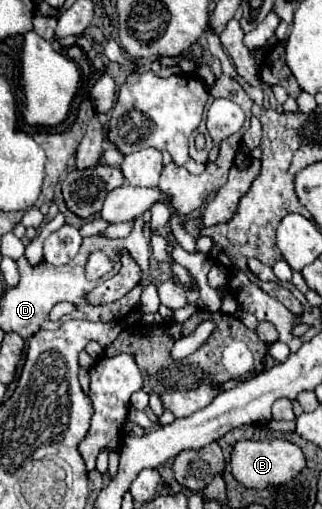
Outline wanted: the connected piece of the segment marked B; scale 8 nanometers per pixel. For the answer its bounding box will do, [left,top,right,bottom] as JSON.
[231,441,305,489]

